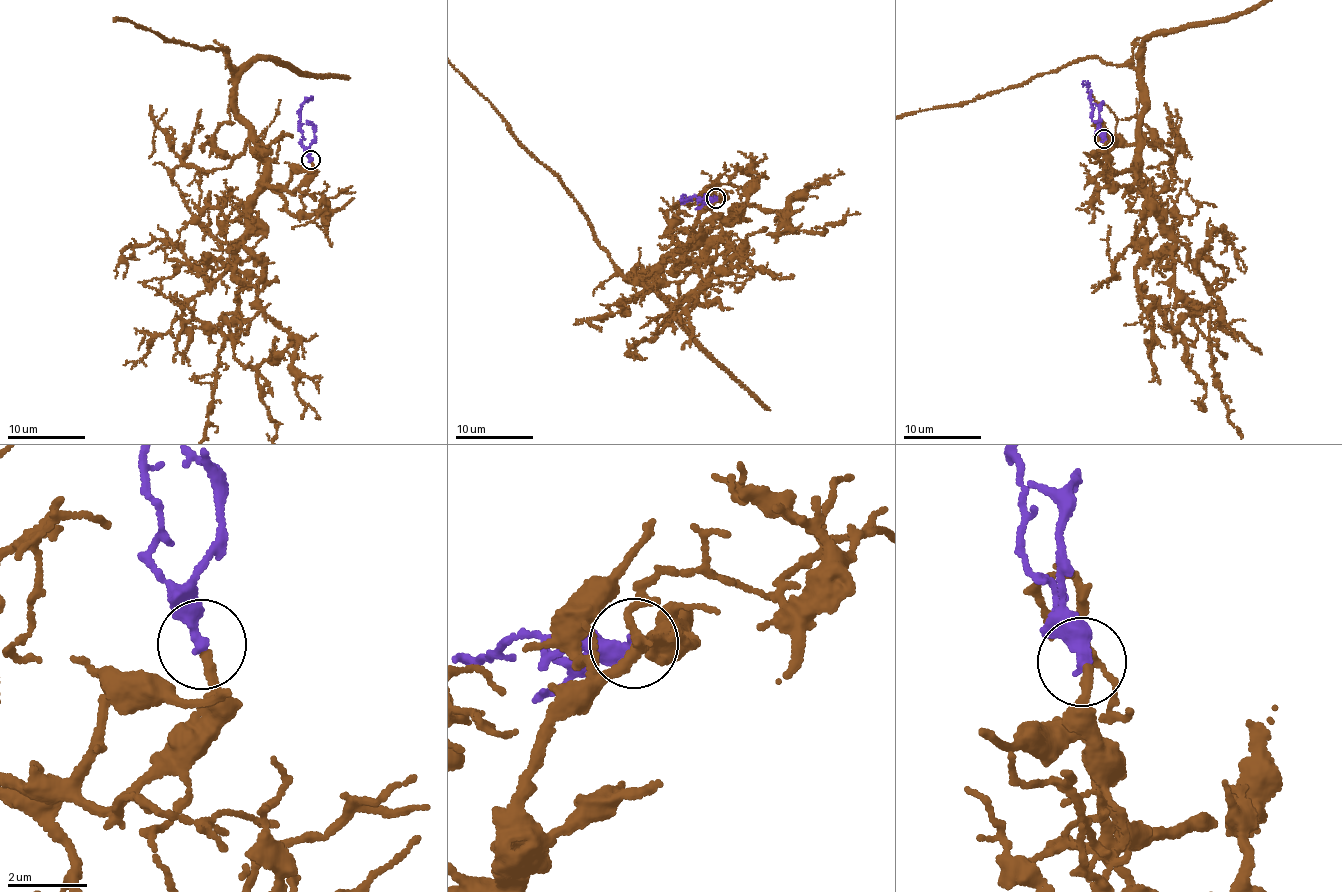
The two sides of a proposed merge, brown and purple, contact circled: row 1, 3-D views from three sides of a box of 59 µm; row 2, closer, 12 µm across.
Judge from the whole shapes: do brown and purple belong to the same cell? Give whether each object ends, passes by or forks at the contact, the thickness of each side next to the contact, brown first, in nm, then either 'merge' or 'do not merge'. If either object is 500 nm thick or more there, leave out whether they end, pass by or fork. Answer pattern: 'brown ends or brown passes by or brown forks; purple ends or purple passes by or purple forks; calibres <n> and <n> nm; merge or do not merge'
brown ends; purple ends; calibres 240 and 380 nm; merge

